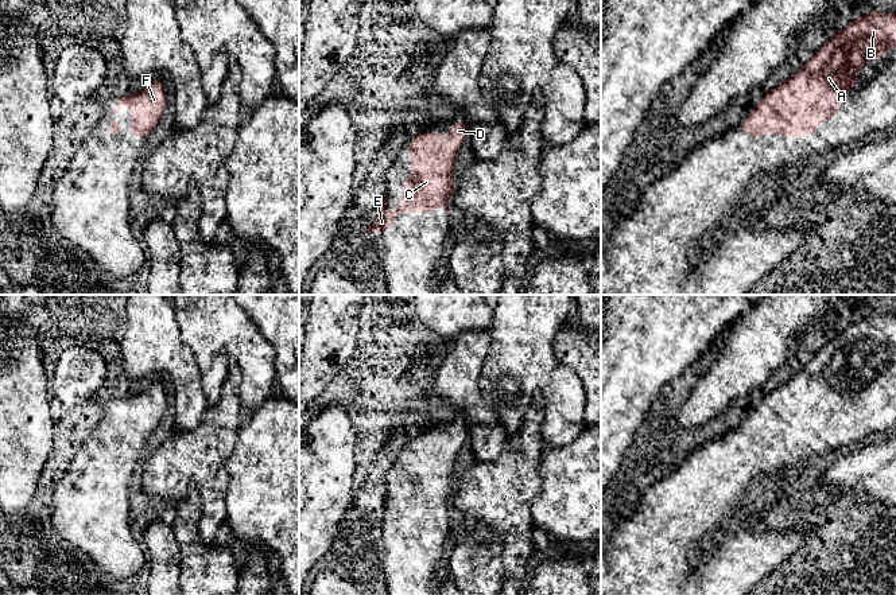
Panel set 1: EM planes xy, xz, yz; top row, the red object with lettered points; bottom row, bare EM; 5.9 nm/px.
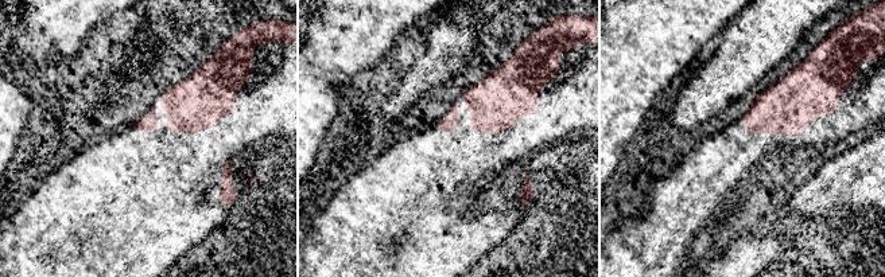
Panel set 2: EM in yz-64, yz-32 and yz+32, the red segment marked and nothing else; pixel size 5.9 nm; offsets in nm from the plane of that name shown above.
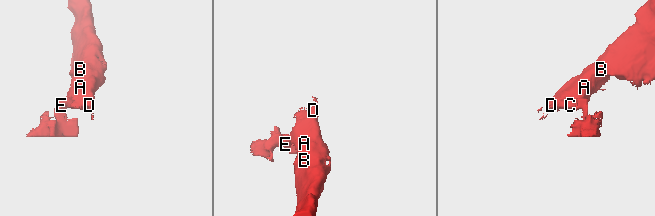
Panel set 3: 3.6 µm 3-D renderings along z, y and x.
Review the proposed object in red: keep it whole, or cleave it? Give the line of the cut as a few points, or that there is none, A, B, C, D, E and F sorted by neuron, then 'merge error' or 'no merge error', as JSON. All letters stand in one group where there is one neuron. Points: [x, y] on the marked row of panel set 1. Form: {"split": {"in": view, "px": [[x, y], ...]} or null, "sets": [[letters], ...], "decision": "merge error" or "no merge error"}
{"split": null, "sets": [["A", "B", "C", "D", "E", "F"]], "decision": "no merge error"}

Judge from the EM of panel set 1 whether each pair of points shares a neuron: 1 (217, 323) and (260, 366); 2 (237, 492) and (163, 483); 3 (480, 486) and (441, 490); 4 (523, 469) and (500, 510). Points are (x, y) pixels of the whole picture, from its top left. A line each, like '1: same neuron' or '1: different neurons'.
1: same neuron
2: different neurons
3: different neurons
4: same neuron

